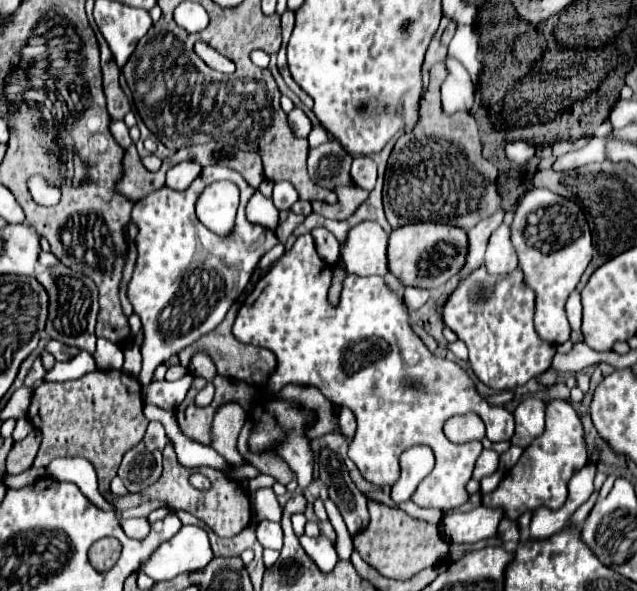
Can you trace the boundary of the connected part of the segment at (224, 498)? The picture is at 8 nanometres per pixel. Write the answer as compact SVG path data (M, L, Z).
M169 444L163 450L163 474L151 488L147 488L147 500L163 500L175 510L185 510L201 518L221 538L233 538L235 534L239 534L251 522L251 502L243 486L237 480L213 480L213 488L209 492L201 492L197 488L191 488L191 474L193 470L179 464L177 454Z

